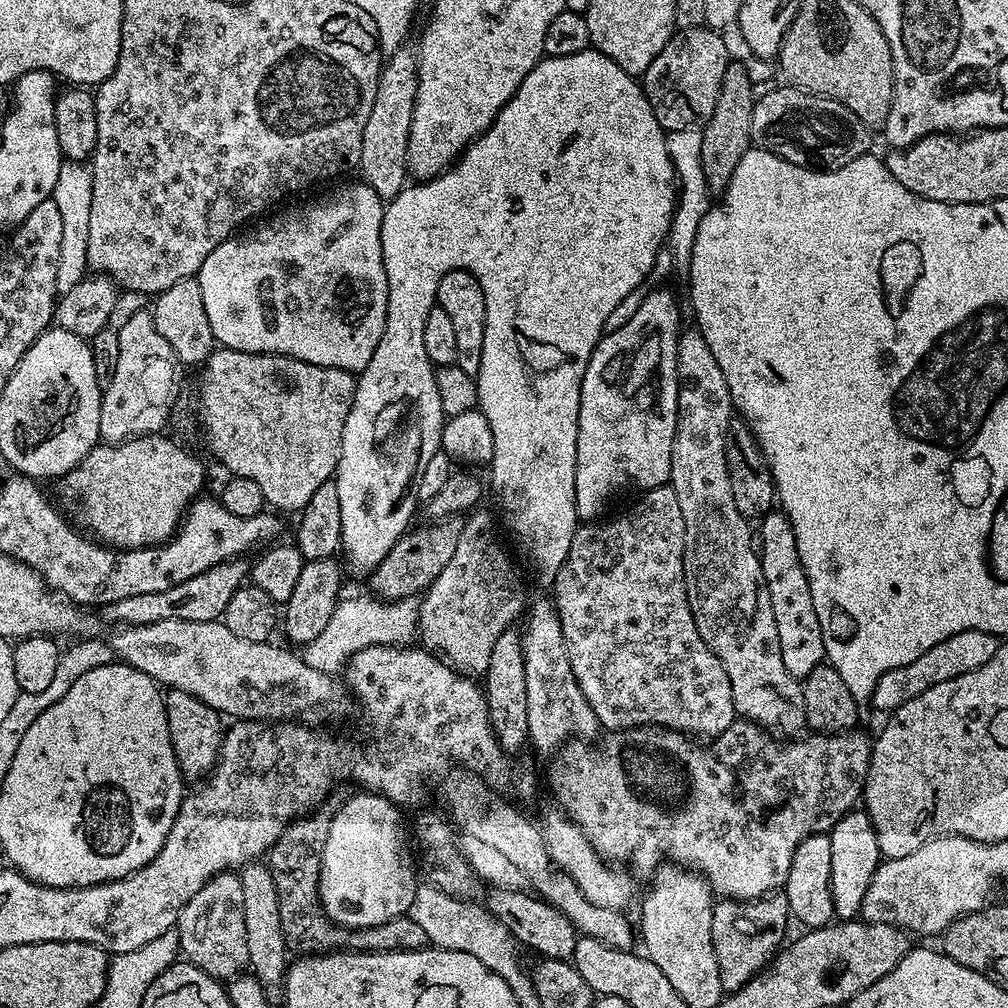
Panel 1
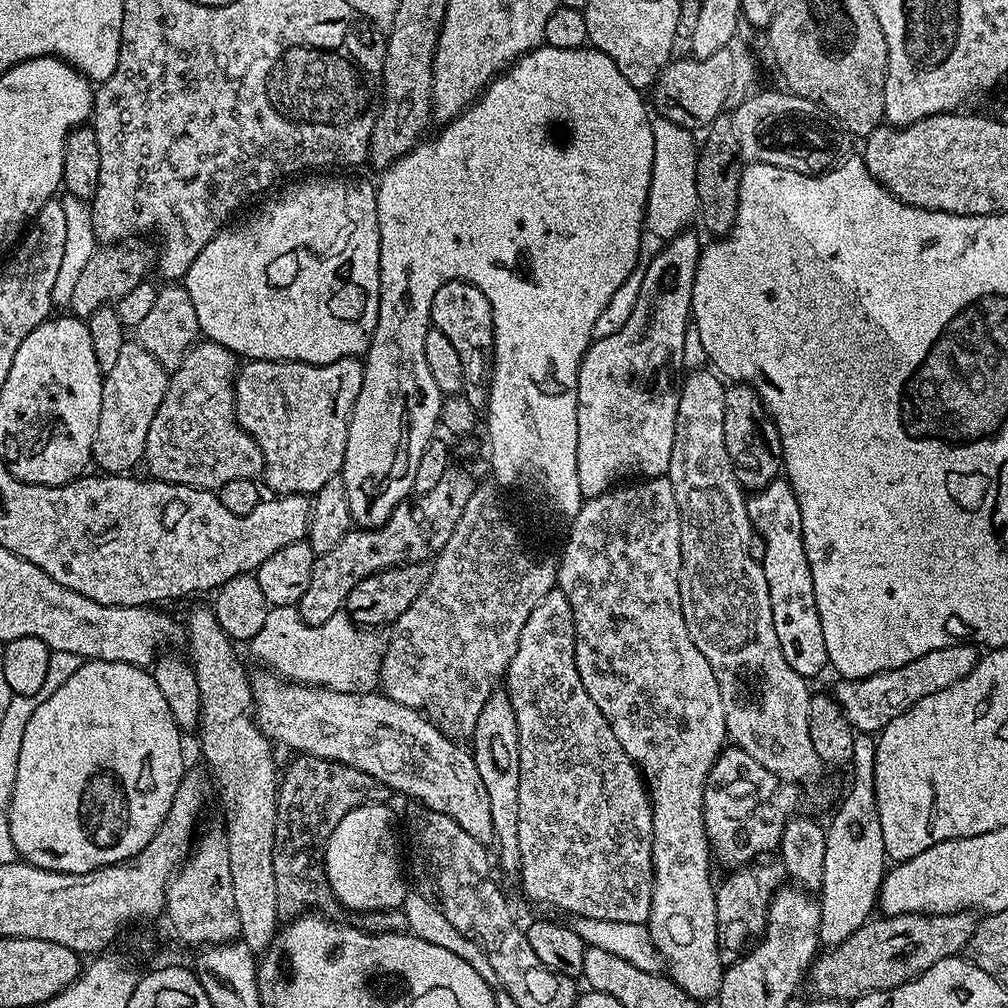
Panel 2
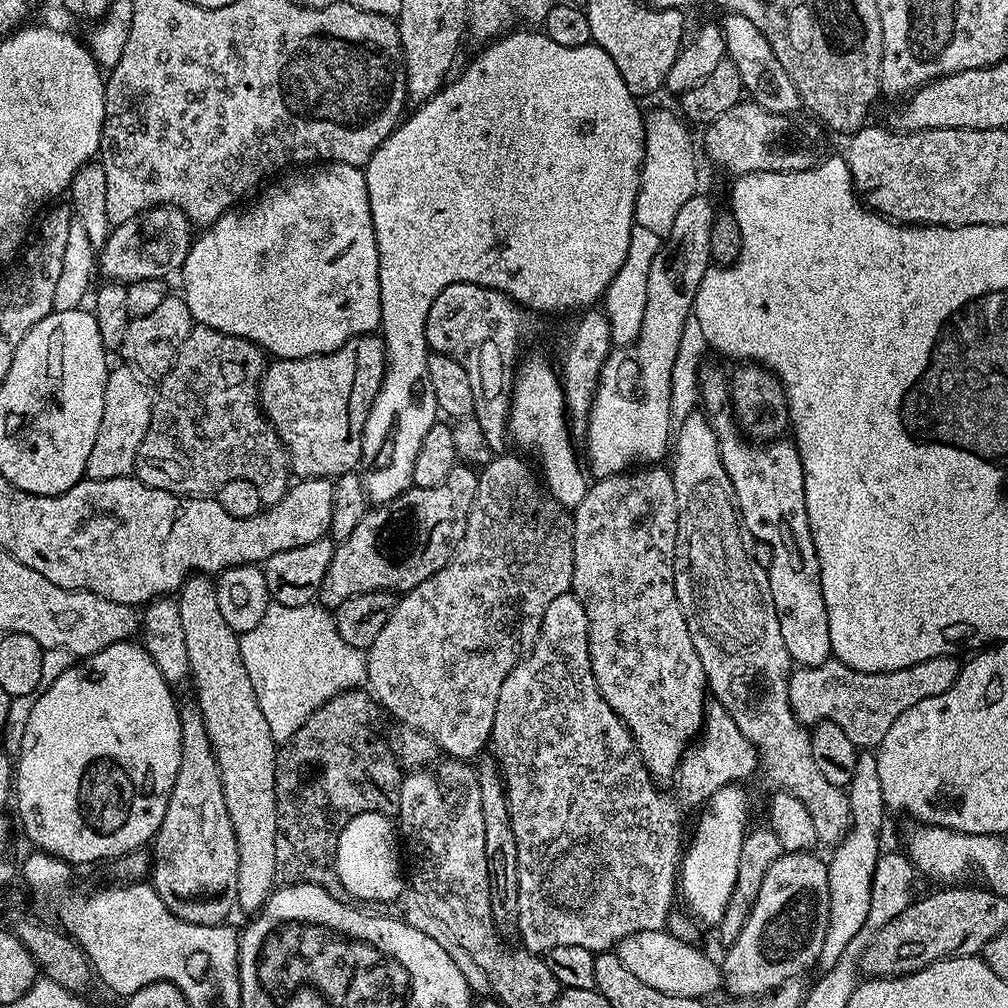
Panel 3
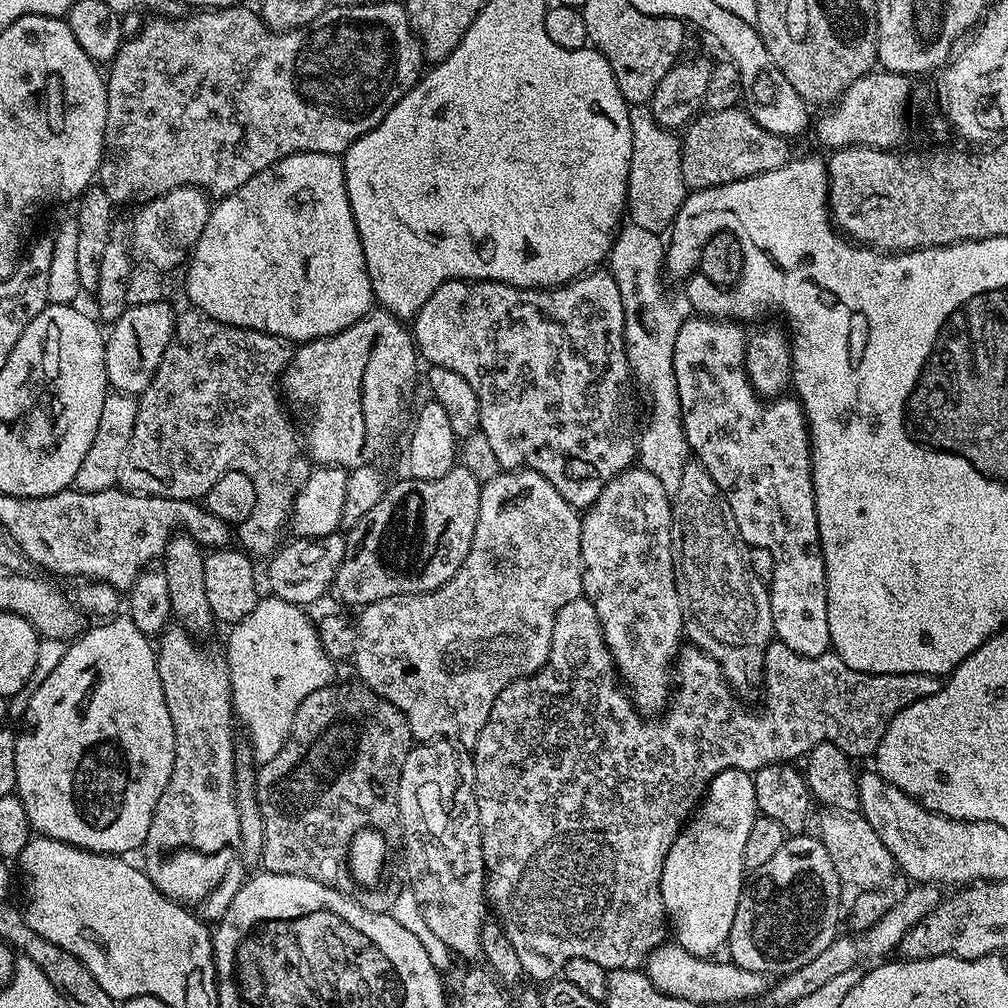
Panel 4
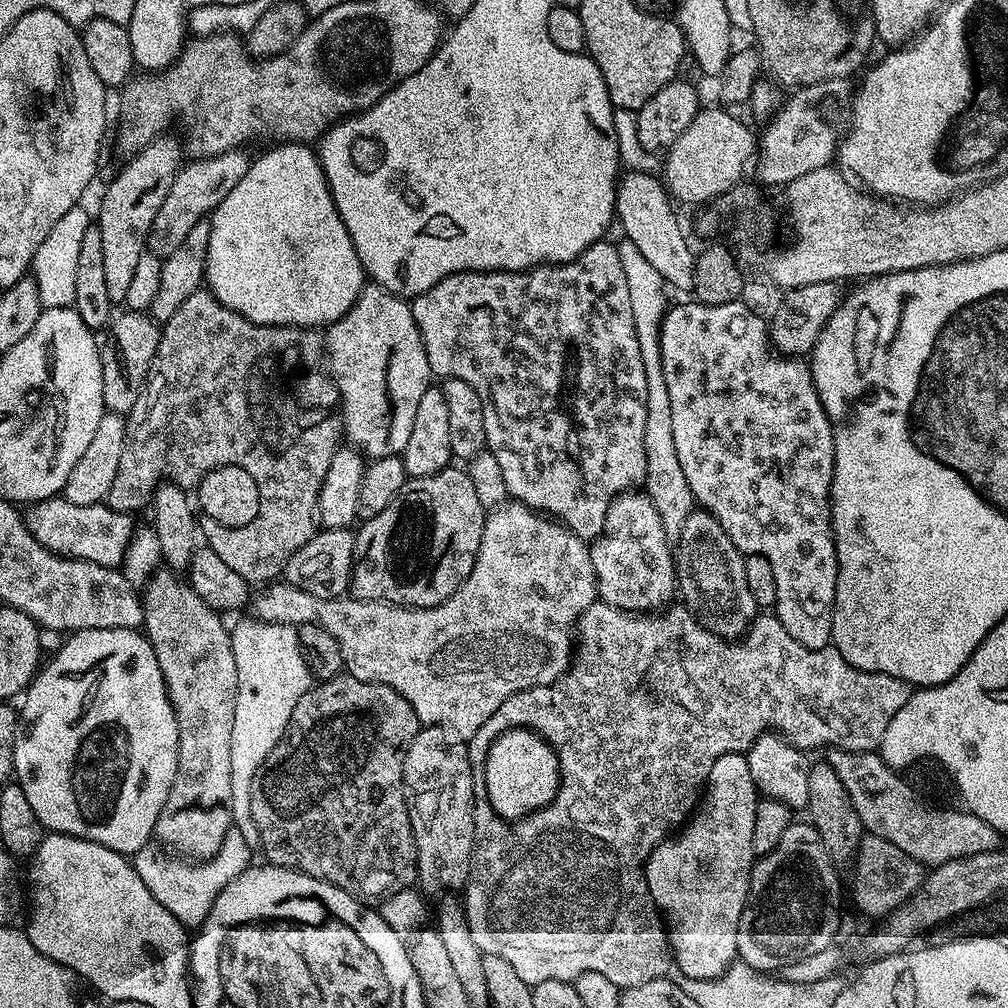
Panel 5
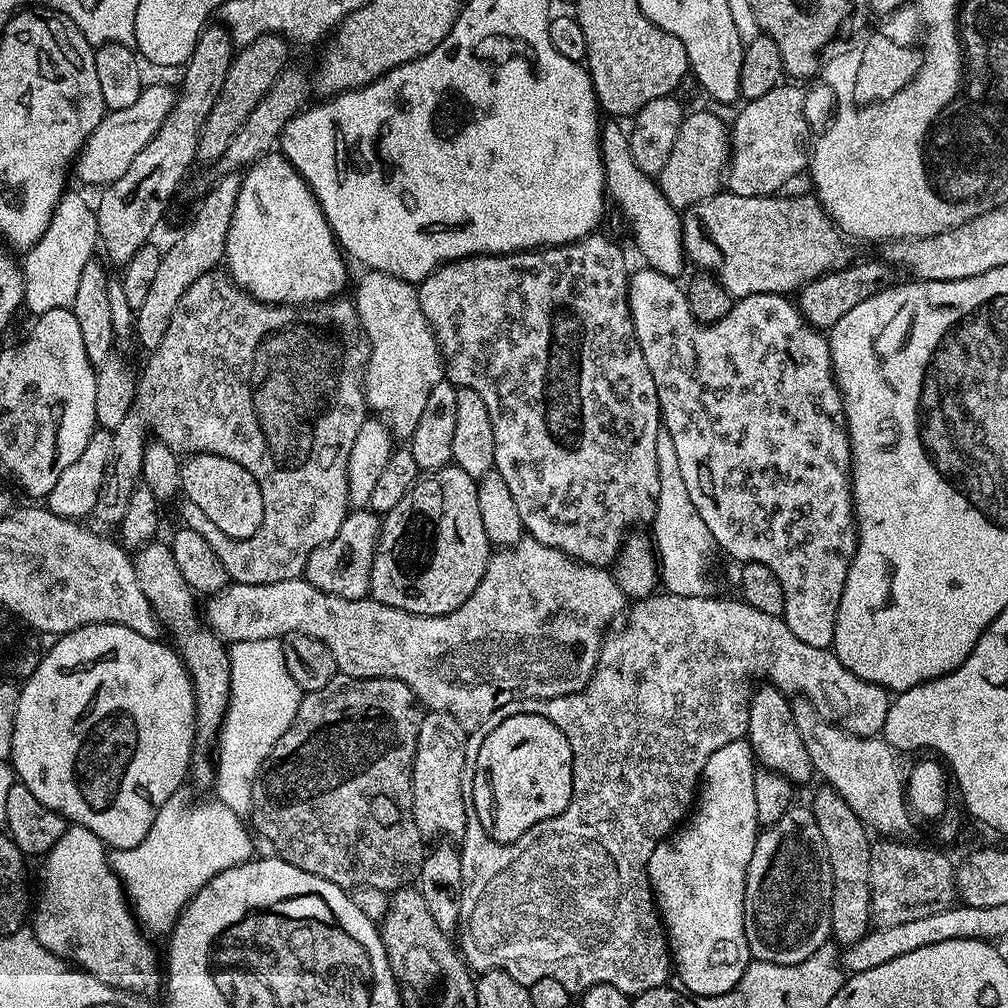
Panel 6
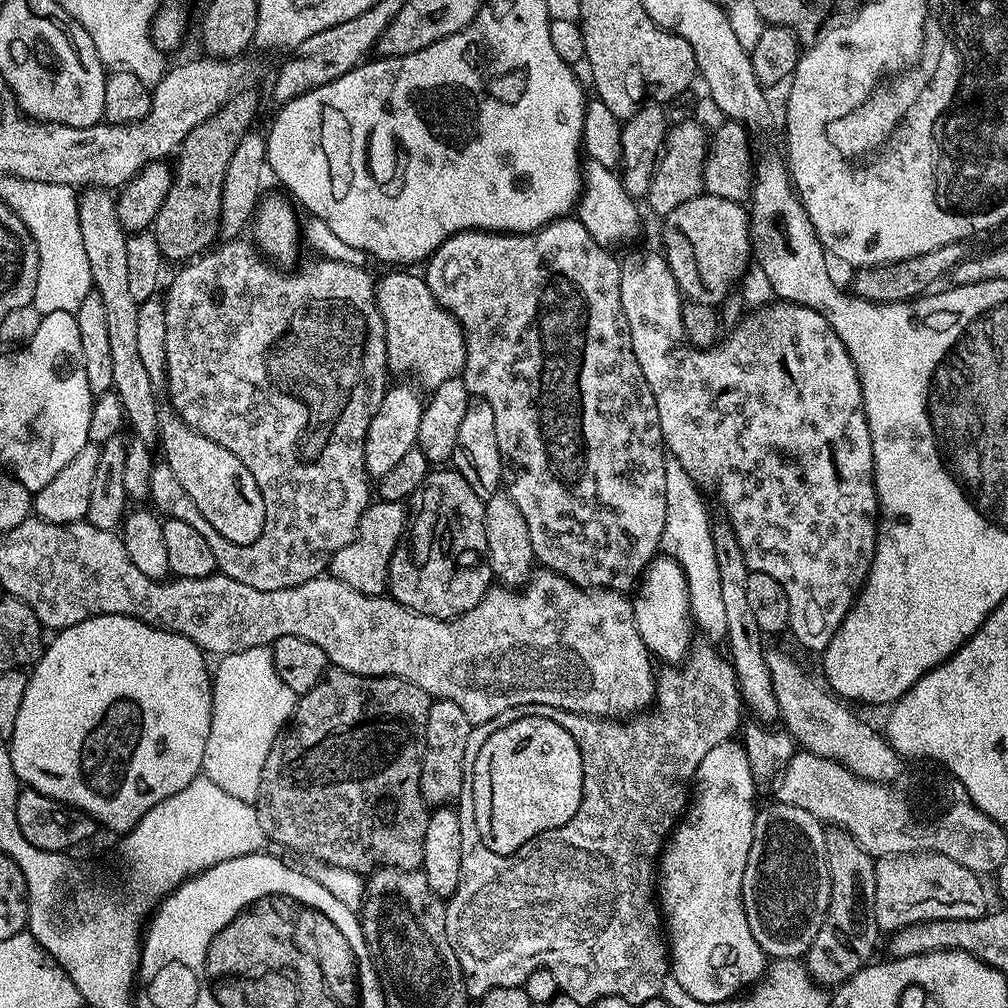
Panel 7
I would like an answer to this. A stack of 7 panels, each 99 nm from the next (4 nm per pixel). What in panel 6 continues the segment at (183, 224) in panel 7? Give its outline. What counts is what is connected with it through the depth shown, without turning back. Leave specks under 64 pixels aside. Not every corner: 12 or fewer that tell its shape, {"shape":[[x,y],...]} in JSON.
{"shape":[[254,38],[233,55],[198,138],[218,162],[289,63],[289,41]]}

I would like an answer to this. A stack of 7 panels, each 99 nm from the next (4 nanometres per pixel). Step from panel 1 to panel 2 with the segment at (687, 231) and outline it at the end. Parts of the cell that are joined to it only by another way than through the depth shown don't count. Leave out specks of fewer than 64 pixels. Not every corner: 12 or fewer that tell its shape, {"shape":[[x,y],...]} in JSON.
{"shape":[[652,120],[645,229],[663,242],[699,213],[695,133]]}

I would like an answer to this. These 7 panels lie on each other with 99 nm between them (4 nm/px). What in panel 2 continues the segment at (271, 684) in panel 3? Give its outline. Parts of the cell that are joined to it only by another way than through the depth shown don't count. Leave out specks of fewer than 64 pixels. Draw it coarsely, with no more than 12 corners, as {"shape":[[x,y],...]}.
{"shape":[[272,606],[250,648],[285,680],[374,692],[385,641]]}

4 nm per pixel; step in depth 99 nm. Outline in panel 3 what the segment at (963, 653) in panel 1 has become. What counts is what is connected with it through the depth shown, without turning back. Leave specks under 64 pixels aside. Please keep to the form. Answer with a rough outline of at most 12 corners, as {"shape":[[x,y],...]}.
{"shape":[[956,656],[859,672],[797,667],[788,697],[805,726],[840,726],[860,750],[958,678]]}

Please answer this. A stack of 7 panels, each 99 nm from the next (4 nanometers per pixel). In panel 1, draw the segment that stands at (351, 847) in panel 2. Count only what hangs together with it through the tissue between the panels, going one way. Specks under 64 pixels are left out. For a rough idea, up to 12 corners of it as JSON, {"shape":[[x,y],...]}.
{"shape":[[337,807],[320,904],[343,928],[406,916],[418,887],[401,809]]}

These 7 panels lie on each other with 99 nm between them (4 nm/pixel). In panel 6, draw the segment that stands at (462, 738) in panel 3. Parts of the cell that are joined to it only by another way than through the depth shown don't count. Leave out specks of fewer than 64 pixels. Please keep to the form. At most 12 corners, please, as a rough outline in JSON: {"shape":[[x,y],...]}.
{"shape":[[531,538],[445,616],[303,578],[237,584],[229,645],[310,634],[465,730],[581,692],[625,611],[608,568]]}

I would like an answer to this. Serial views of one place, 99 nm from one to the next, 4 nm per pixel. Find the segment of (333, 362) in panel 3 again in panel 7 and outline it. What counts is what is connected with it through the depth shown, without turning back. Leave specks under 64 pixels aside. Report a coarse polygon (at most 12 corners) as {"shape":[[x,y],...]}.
{"shape":[[423,275],[375,281],[389,373],[431,390],[466,362],[460,323]]}

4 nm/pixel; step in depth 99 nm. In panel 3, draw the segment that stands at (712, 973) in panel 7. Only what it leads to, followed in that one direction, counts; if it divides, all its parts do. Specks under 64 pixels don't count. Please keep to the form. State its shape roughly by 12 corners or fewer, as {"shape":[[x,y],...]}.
{"shape":[[739,783],[706,801],[678,867],[701,925],[734,894],[748,798]]}

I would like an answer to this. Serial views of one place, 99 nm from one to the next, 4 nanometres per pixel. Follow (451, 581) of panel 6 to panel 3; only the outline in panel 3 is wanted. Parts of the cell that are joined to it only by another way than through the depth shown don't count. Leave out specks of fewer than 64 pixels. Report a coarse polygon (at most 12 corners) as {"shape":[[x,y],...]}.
{"shape":[[477,473],[369,507],[335,545],[334,610],[403,594],[450,562]]}

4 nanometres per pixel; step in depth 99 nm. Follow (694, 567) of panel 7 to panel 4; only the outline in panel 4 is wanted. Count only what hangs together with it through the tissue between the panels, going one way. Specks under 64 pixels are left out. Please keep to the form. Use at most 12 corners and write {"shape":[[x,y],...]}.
{"shape":[[628,222],[606,262],[627,362],[648,388],[638,464],[675,494],[690,449],[660,234]]}

